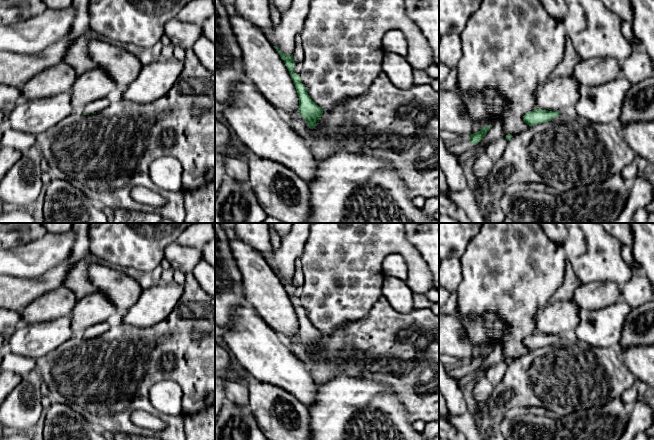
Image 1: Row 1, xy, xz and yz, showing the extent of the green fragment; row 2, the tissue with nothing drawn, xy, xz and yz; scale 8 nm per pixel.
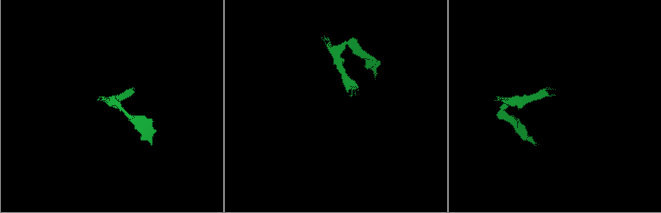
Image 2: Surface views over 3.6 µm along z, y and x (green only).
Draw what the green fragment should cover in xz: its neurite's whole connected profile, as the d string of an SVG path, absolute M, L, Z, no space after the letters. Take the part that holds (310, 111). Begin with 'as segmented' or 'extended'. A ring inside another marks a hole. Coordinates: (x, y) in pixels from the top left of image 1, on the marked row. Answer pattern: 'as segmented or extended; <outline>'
as segmented; M273 47L276 49L281 59L284 61L294 82L299 97L299 113L307 121L310 129L313 129L316 126L316 121L321 119L323 110L308 95L306 87L301 81L300 74L295 74L293 72L295 67L293 54L291 56L287 56L284 53L280 52L277 47Z

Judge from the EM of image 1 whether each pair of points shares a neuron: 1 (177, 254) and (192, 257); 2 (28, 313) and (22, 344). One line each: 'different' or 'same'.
1: same
2: different

